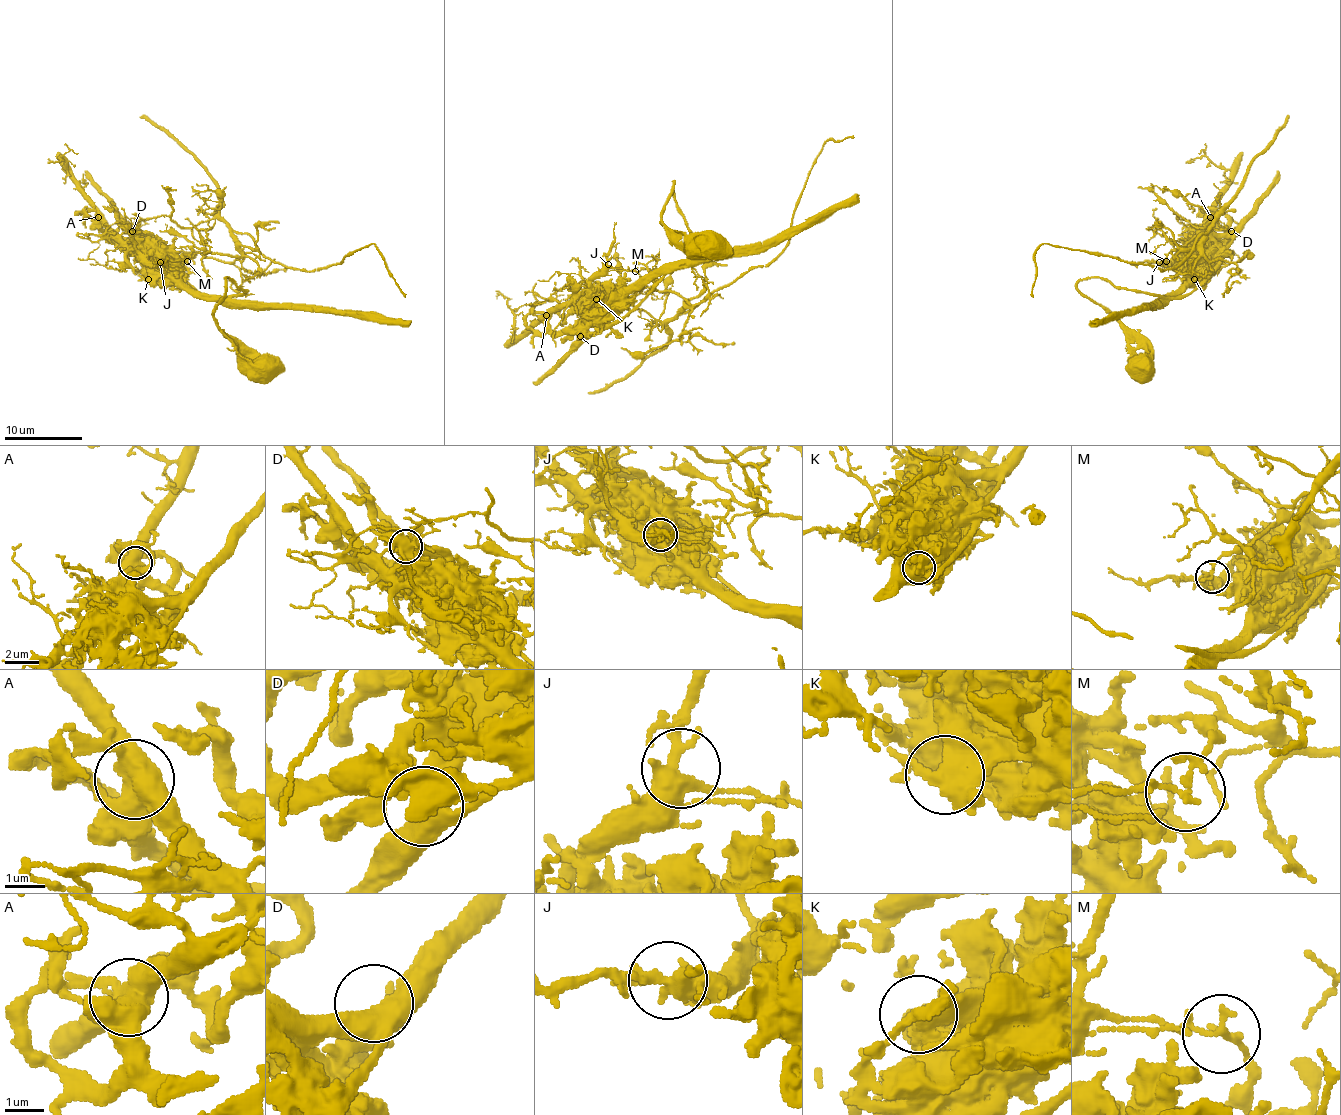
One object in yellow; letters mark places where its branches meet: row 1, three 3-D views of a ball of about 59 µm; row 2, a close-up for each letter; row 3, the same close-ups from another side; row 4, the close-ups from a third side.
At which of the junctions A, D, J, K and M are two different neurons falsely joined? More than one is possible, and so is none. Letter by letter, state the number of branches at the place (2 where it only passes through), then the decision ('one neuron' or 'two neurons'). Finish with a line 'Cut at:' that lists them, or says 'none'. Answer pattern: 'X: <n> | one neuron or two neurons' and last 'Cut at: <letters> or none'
A: 4 | two neurons
D: 3 | one neuron
J: 4 | one neuron
K: 4 | two neurons
M: 2 | two neurons
Cut at: A, K, M

